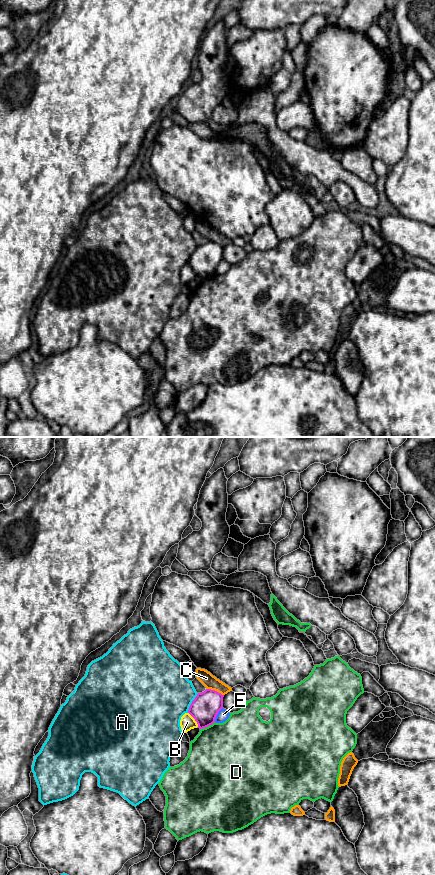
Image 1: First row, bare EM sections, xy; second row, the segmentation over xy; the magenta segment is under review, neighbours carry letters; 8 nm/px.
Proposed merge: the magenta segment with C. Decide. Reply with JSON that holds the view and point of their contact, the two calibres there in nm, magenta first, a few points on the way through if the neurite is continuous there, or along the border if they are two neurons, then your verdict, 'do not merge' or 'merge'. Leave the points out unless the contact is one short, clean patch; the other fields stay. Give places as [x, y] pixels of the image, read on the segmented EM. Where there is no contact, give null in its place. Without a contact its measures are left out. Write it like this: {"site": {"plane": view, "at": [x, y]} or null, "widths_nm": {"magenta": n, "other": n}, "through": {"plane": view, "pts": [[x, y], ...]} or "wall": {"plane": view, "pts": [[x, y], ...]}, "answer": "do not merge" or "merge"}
{"site": {"plane": "xy", "at": [214, 690]}, "widths_nm": {"magenta": 220, "other": 110}, "wall": {"plane": "xy", "pts": [[206, 688], [216, 690], [223, 695]]}, "answer": "do not merge"}

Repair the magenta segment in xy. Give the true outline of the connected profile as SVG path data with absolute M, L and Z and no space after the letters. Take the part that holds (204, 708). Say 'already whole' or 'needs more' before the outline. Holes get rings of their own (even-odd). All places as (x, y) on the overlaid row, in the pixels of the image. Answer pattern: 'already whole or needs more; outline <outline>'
already whole; outline M211 689L197 694L188 713L195 719L198 728L203 729L215 723L218 712L223 708L223 697L224 695Z

